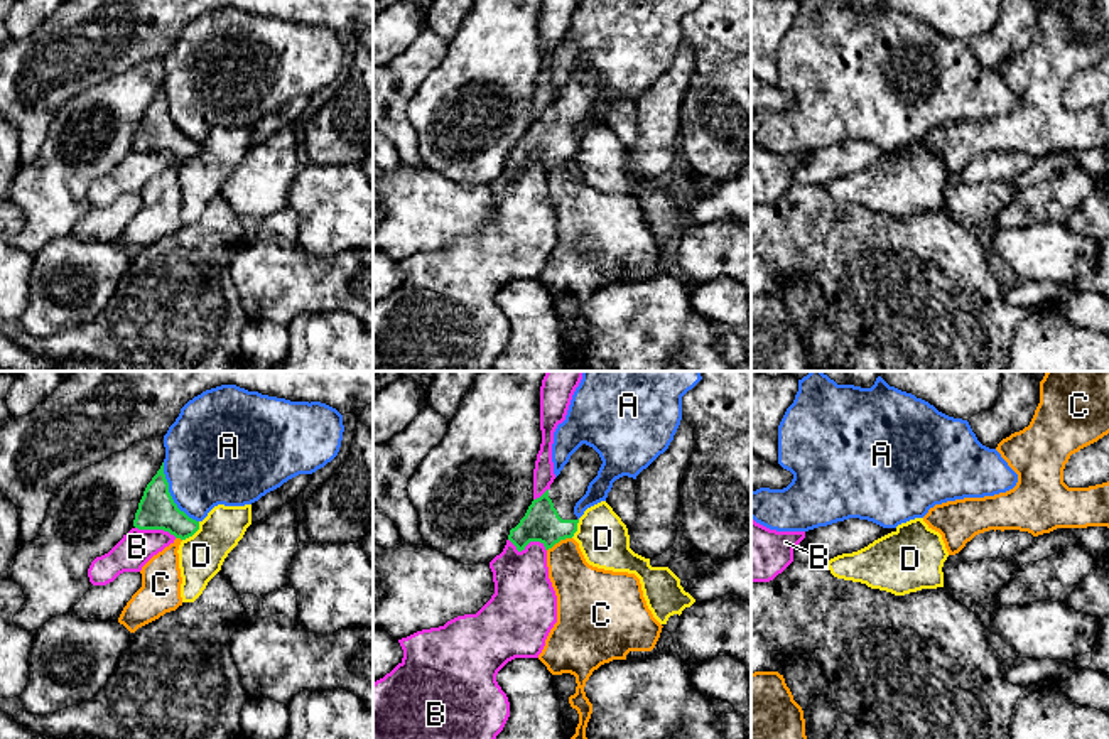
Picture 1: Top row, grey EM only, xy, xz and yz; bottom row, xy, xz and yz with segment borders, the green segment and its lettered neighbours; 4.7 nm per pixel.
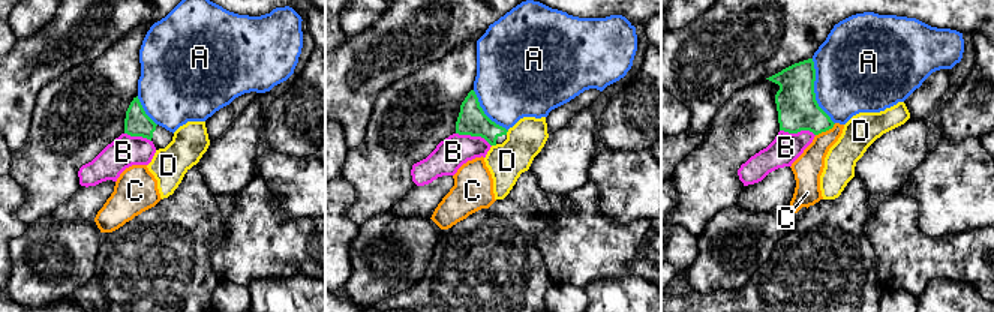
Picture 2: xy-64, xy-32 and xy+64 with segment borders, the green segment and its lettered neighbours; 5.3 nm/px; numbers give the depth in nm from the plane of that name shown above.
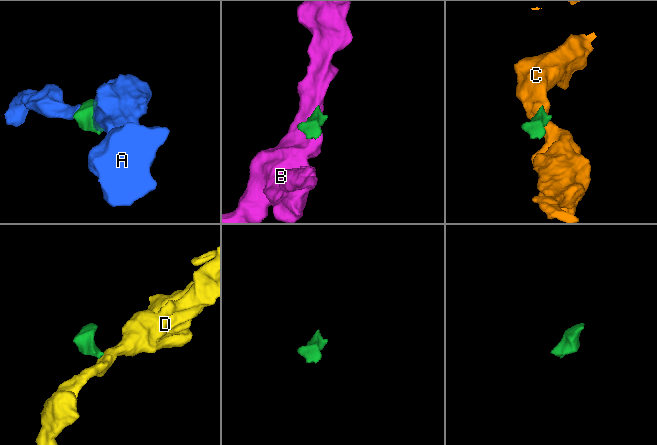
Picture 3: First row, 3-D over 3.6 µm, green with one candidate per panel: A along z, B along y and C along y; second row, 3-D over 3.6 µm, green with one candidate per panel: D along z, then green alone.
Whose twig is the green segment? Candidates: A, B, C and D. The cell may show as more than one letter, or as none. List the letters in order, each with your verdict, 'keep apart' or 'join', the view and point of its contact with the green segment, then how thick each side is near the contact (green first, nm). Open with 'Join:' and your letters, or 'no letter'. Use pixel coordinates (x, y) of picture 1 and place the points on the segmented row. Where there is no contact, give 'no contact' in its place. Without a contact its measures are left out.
Join: no letter
A: keep apart | xy (169, 495) | 180/420 nm
B: keep apart | xz (527, 544) | 180/280 nm
C: keep apart | xz (559, 540) | 180/240 nm
D: keep apart | xy (193, 534) | 180/220 nm

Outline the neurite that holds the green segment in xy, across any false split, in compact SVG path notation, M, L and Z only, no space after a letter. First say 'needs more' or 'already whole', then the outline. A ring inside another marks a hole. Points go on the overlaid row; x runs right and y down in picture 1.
already whole; M164 462L143 491L133 526L138 530L164 530L181 540L199 530L199 521L189 518L174 503L164 474Z

